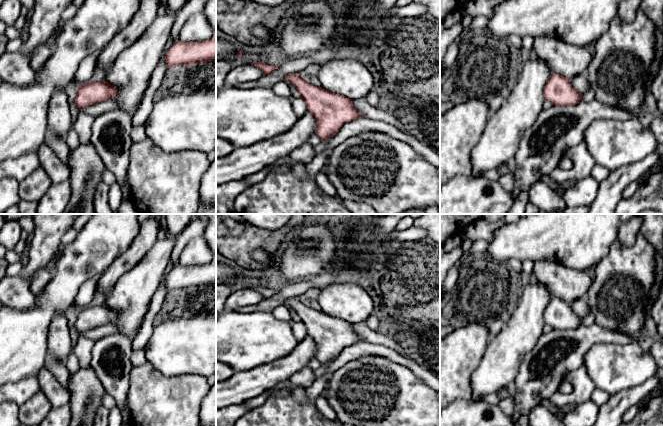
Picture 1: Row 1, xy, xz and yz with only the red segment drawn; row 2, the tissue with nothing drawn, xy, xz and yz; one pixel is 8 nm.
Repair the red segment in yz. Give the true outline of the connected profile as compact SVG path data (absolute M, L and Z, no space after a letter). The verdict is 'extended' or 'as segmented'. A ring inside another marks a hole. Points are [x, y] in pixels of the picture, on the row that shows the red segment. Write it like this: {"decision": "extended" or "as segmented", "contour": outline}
{"decision": "extended", "contour": "M533 55L524 62L516 85L502 106L491 114L478 144L471 152L473 177L483 176L484 172L496 170L500 165L514 160L524 132L542 112L545 100L554 106L569 106L582 102L582 97L569 79L552 74L547 63Z"}

